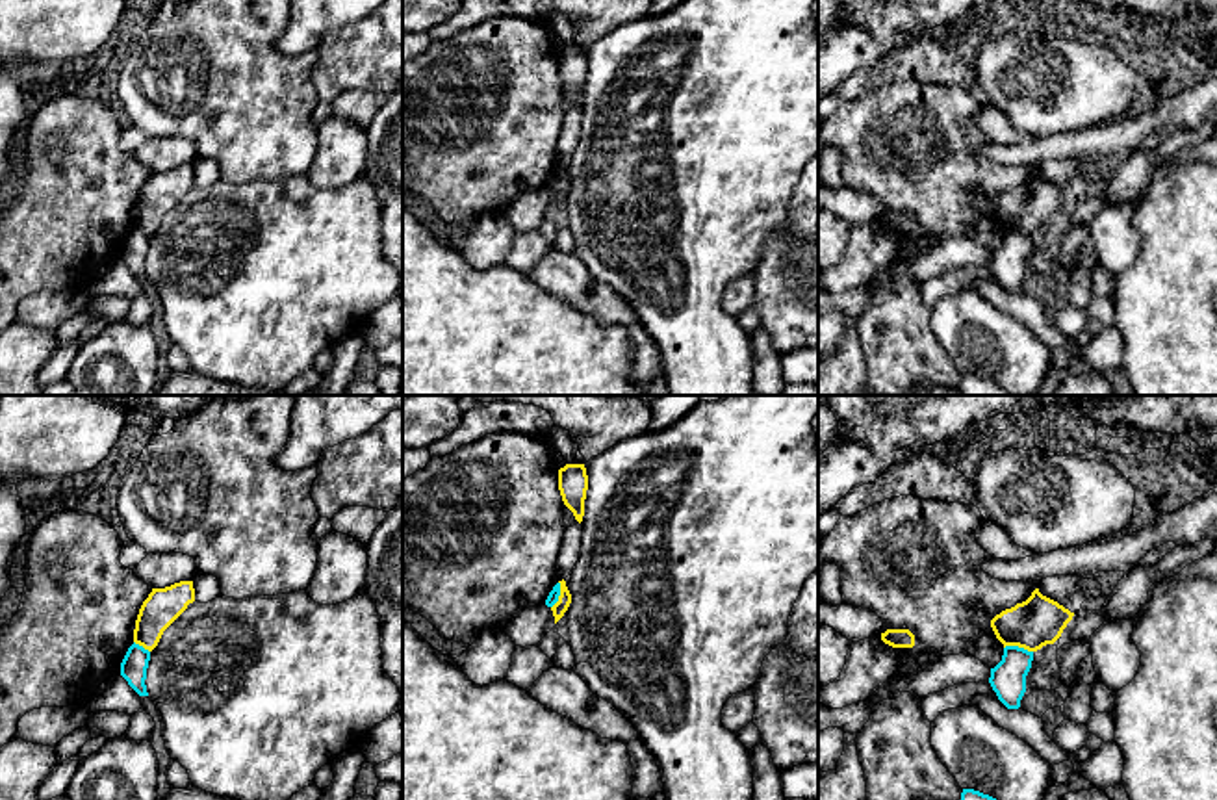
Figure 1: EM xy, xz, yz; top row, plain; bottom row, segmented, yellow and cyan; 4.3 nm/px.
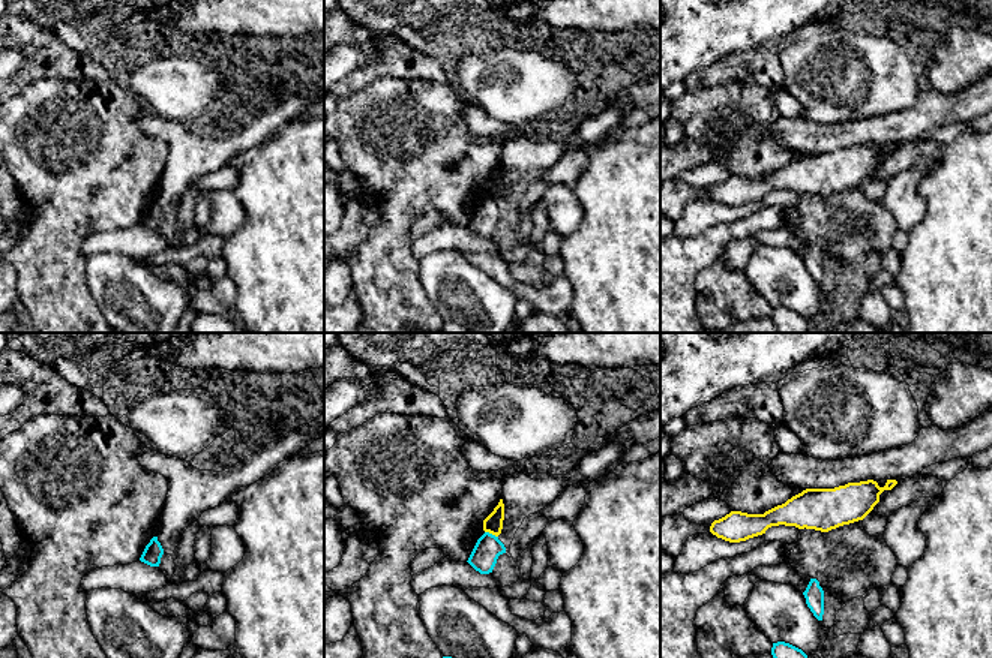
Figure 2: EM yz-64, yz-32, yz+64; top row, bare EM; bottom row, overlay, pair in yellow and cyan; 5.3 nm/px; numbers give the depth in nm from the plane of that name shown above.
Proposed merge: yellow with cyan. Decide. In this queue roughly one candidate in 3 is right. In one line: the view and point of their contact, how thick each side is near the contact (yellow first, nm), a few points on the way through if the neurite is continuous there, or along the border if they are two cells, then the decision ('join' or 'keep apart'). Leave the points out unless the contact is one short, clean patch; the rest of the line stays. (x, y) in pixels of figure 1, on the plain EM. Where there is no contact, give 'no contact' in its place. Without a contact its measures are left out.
meets yellow in yz at (1019, 231); 220 nm thick on the yellow side, 160 nm on the other; border along yz (1004, 231), (1023, 231), (1032, 236); keep apart

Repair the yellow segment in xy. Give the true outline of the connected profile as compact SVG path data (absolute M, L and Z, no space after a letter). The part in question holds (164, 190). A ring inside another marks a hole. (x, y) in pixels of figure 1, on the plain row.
M180 165L165 173L152 173L143 186L135 213L134 226L152 236L163 215L195 186L193 165Z

